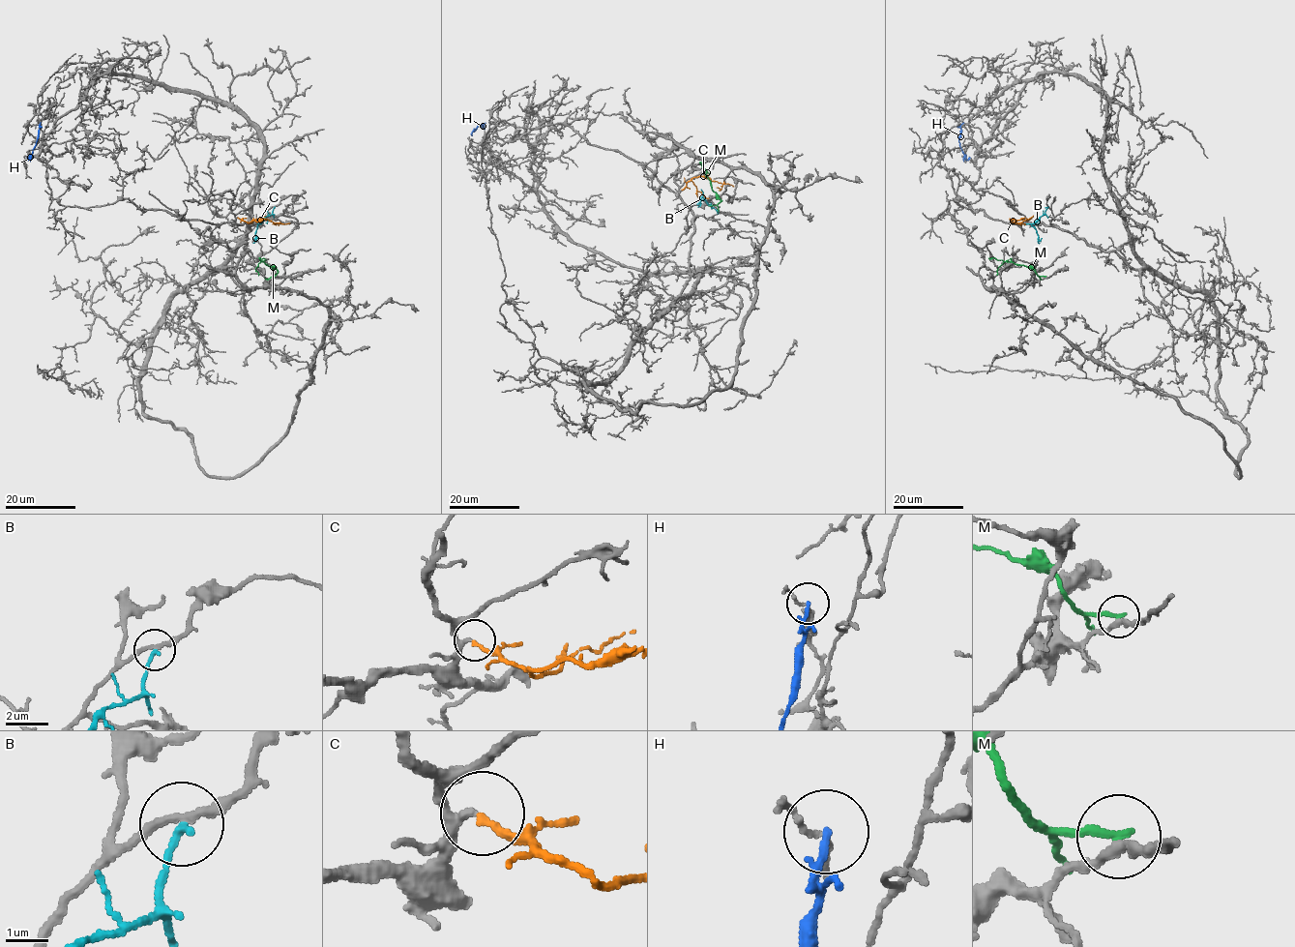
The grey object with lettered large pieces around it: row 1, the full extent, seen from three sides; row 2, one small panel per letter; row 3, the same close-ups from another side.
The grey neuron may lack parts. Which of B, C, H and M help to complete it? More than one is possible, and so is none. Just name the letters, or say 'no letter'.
C

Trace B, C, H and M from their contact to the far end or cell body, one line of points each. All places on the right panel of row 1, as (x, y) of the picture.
B: (1048, 207), (1032, 224), (1038, 238), (1042, 238)
C: (1024, 218), (1011, 221), (1015, 219), (1018, 224), (1020, 222)
H: (963, 123), (959, 145), (963, 157), (967, 160), (970, 157)
M: (1044, 276), (1011, 261), (1004, 261), (997, 276)

